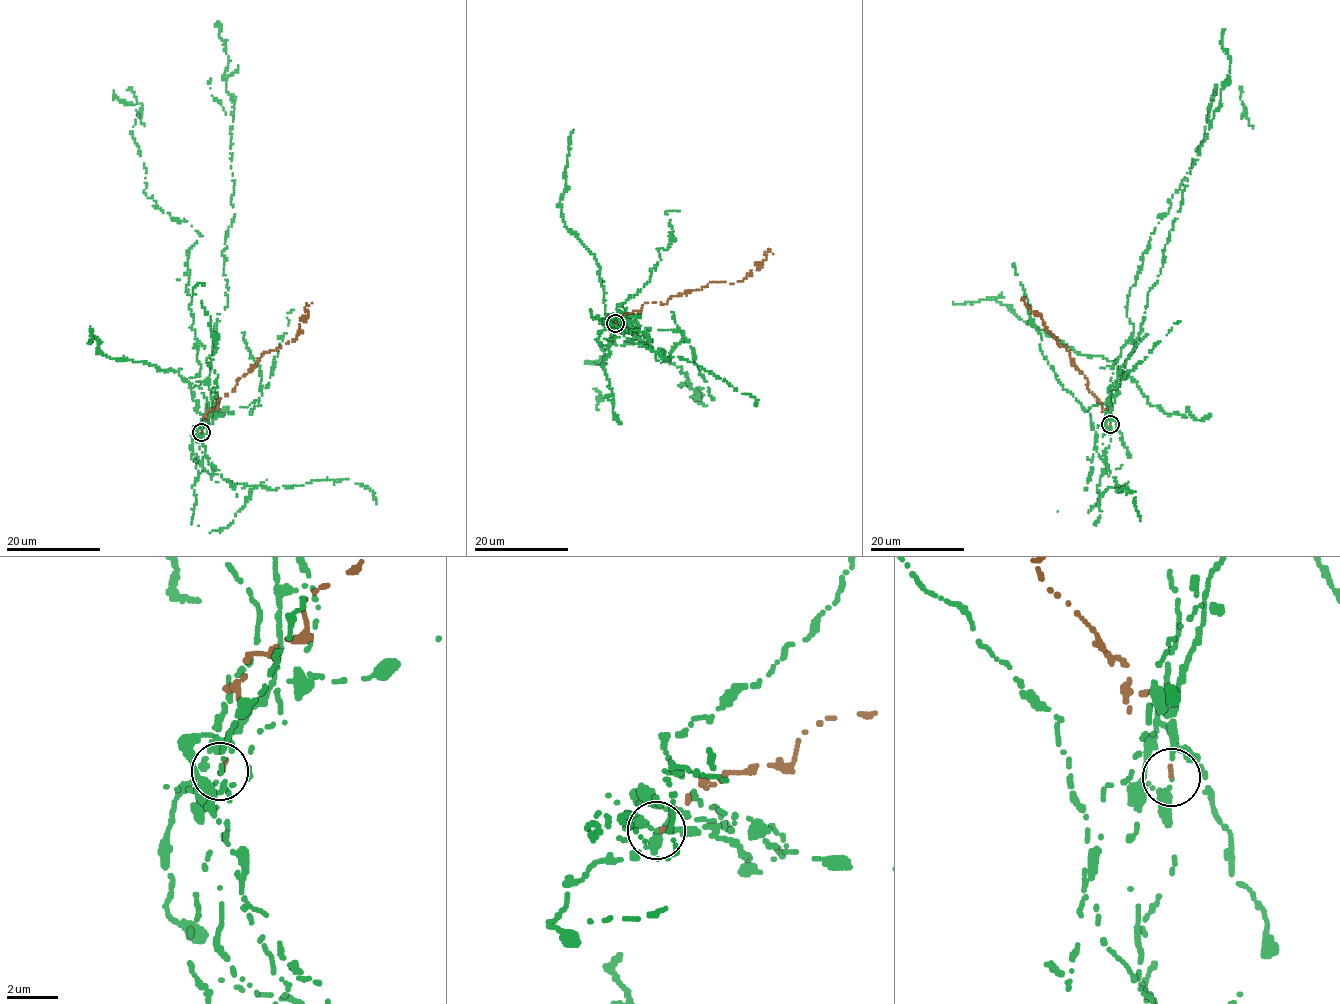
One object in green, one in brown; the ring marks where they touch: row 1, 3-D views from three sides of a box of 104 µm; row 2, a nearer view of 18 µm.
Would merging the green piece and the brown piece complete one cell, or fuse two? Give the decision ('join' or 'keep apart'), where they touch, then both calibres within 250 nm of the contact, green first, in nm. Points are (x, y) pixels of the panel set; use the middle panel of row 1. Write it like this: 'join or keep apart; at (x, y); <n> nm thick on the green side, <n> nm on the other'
keep apart; at (615, 323); 110 nm thick on the green side, 110 nm on the other

